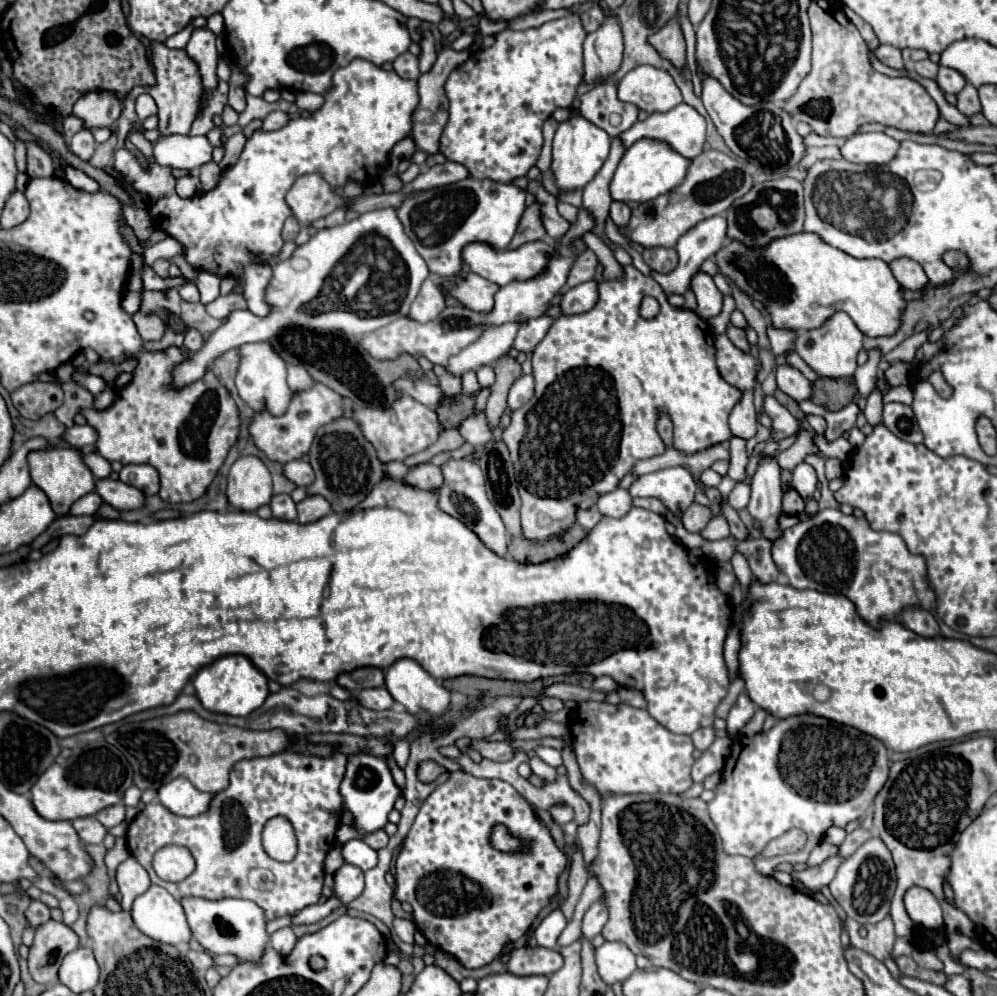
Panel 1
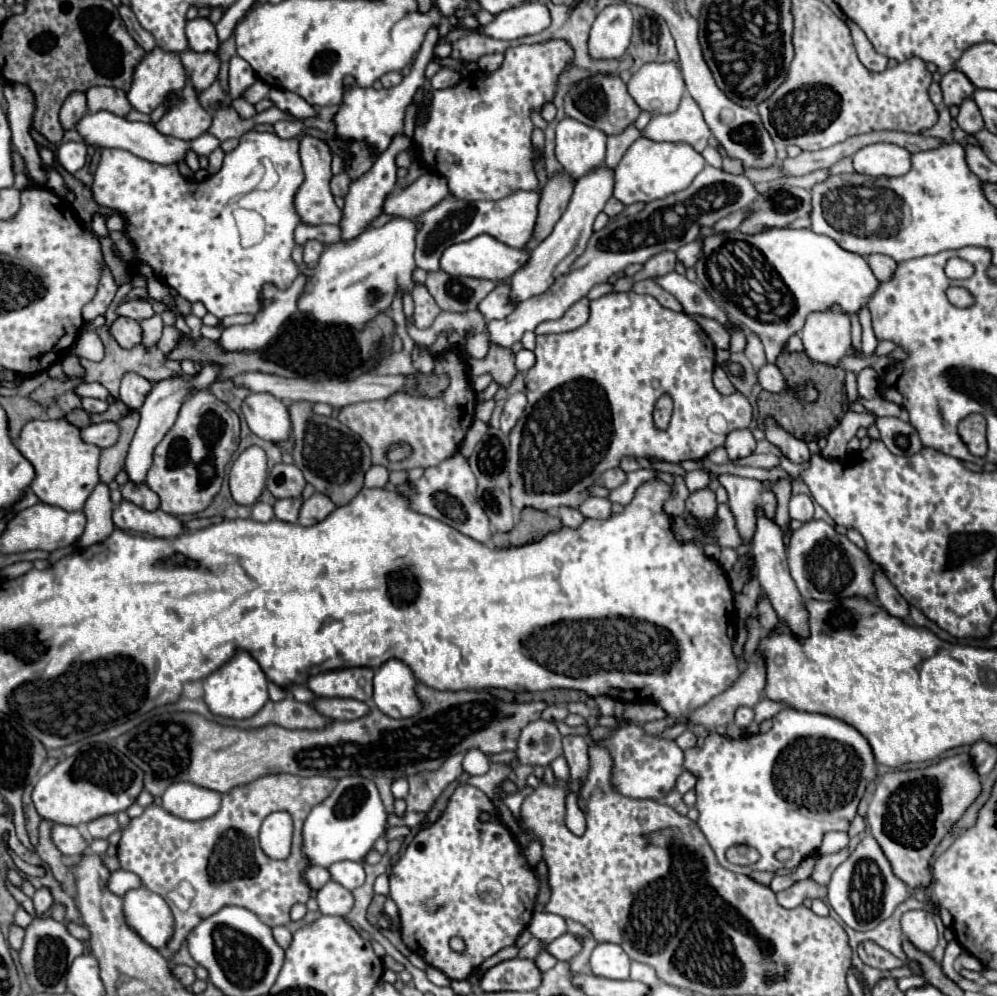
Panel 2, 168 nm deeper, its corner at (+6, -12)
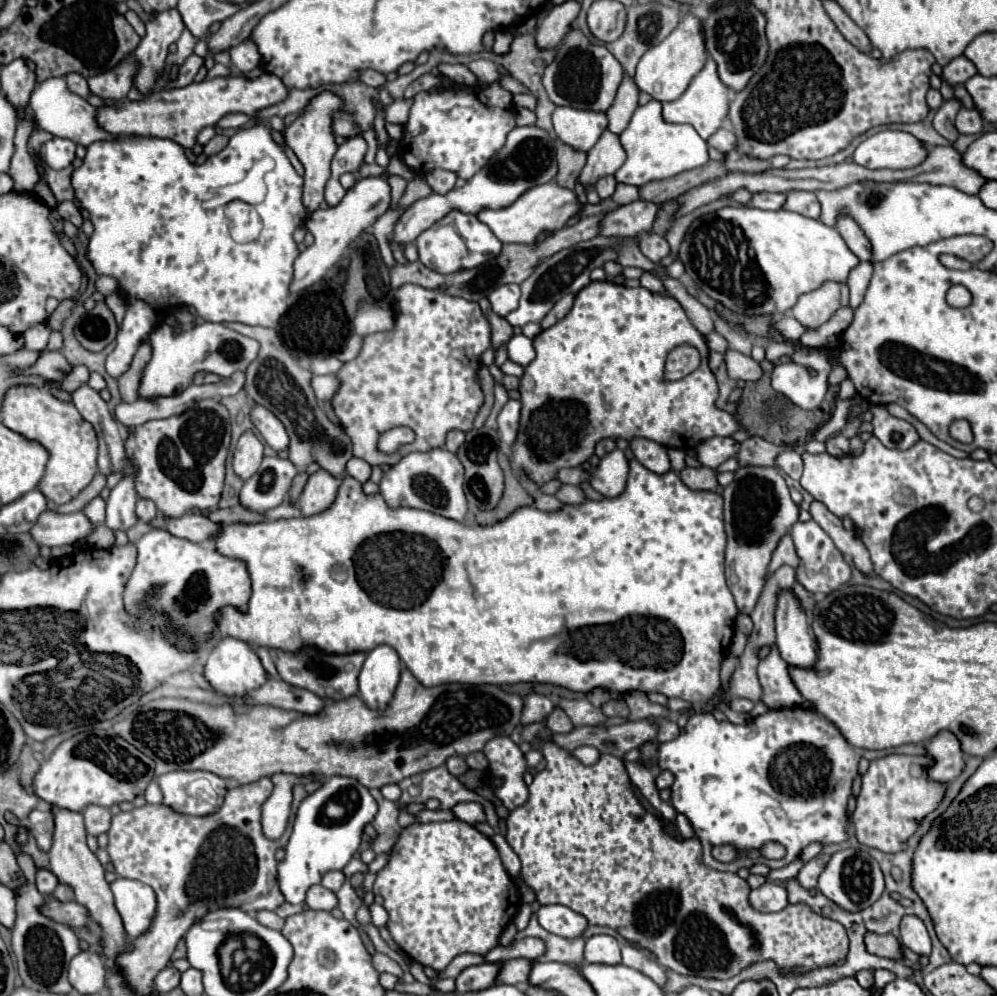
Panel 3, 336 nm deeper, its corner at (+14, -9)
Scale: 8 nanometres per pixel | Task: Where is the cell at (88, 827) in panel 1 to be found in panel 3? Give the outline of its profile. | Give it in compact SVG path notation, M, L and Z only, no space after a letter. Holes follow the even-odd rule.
M34 808L28 814L28 830L36 838L38 848L42 852L48 852L50 850L50 844L52 844L52 834L54 834L54 818L52 818L52 812L50 810Z

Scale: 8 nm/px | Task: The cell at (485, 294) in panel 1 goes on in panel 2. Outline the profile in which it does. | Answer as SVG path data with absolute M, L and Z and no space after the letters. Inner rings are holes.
M500 283L494 291L488 293L486 299L482 299L478 303L478 311L484 315L486 321L492 321L492 319L502 319L506 315L512 313L512 305L510 305L510 299L508 299L508 283Z

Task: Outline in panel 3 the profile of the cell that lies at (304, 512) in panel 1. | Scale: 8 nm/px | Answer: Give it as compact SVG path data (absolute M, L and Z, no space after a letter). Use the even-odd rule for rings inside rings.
M322 468L314 472L298 498L298 506L302 514L312 516L330 508L338 494L340 484L342 484L342 478L334 478L332 474L326 474L326 470Z

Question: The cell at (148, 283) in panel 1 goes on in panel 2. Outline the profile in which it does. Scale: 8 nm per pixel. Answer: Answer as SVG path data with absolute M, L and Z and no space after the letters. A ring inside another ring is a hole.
M94 213L94 215L92 215L92 231L94 231L98 237L108 237L106 219L104 219L100 213Z

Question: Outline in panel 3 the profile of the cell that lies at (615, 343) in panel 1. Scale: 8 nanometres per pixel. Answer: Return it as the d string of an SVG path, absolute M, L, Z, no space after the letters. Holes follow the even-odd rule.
M604 280L604 282L590 282L588 286L584 286L578 294L576 294L576 300L574 300L574 306L572 310L560 320L556 322L552 328L548 330L542 330L536 338L534 338L534 350L536 350L536 358L524 368L524 376L520 378L520 402L522 402L522 418L520 418L520 432L518 432L518 438L516 438L516 444L512 448L512 464L514 466L520 466L522 470L526 470L528 478L542 486L546 484L548 480L556 478L556 470L558 468L574 468L574 466L580 466L582 462L586 462L592 454L594 454L594 446L598 440L602 438L626 438L626 440L632 440L632 438L650 438L662 446L668 446L668 448L680 448L680 450L692 450L700 440L708 438L708 436L730 436L732 432L738 430L738 422L728 414L728 412L722 412L714 406L716 398L718 398L718 384L716 384L716 378L712 374L712 370L708 368L708 346L706 346L706 340L704 336L692 326L692 322L688 320L684 308L680 306L680 302L672 296L664 296L664 294L658 294L658 292L650 292L642 286L638 288L628 288L624 284L616 284L616 282L610 282L610 280ZM680 344L692 344L698 348L700 356L702 356L702 364L698 370L694 370L692 374L688 374L686 378L682 380L676 380L676 382L666 382L664 380L664 362L666 362L666 356L672 348L680 346Z

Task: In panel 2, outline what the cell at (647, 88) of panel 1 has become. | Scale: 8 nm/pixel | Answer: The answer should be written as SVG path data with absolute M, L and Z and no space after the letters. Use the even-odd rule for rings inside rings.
M646 63L626 83L642 111L674 113L684 93L684 79L676 63Z

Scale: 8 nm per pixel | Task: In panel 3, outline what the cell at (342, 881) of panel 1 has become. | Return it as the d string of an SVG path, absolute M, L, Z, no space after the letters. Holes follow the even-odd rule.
M312 886L306 892L306 906L312 910L332 910L336 904L338 904L336 894L326 890L324 886Z

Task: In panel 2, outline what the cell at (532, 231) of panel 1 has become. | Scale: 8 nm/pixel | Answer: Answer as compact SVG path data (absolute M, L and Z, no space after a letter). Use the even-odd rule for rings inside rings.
M564 173L548 179L548 183L544 185L544 189L540 193L534 237L530 237L530 241L526 243L526 249L532 251L538 243L542 243L552 233L554 225L558 223L558 219L566 211L572 189L574 189L574 181Z

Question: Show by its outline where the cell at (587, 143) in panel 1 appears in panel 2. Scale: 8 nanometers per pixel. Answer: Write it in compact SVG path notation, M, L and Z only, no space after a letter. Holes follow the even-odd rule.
M572 117L556 127L556 159L578 181L586 173L598 169L606 155L606 135Z

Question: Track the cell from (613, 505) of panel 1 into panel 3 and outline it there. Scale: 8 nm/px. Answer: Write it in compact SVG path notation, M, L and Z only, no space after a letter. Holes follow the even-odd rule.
M562 484L560 490L556 492L556 498L562 502L562 504L580 504L584 502L584 492L578 488L578 486L566 486Z

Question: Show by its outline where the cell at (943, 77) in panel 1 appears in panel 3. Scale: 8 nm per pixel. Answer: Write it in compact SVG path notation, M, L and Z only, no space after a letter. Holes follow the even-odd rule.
M958 56L954 58L948 66L944 66L944 74L942 78L950 84L964 84L968 78L972 78L976 74L976 66L966 58L966 56Z

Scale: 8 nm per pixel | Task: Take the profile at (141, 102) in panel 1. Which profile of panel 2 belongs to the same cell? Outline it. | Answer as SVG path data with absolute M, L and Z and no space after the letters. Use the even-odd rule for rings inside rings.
M154 49L144 55L134 73L132 89L128 91L128 101L132 109L140 113L152 113L170 91L180 91L186 85L186 73L178 59L178 53L164 53Z

